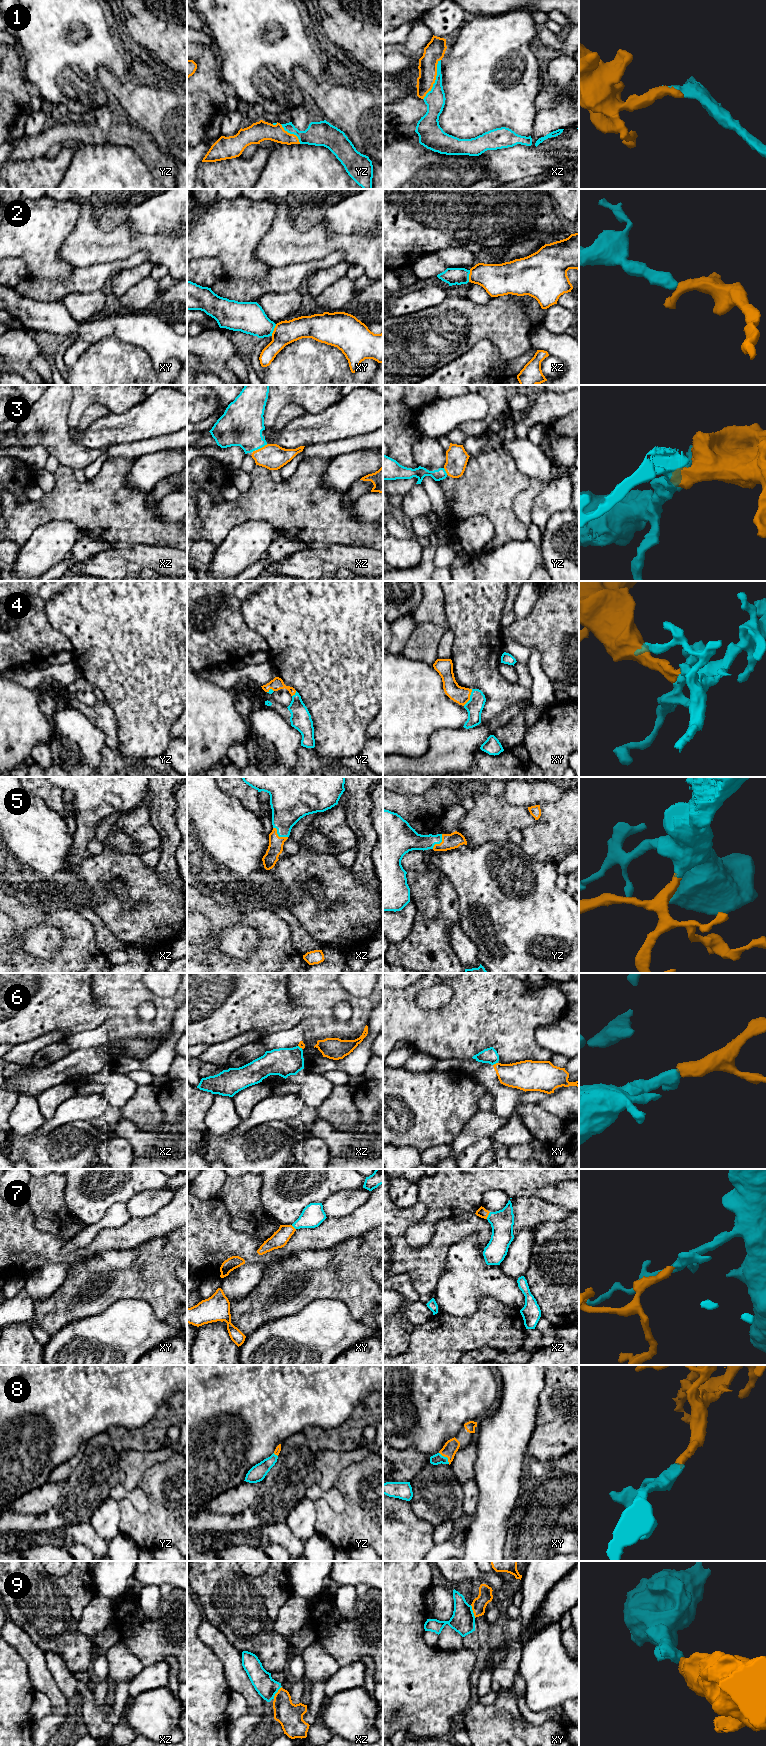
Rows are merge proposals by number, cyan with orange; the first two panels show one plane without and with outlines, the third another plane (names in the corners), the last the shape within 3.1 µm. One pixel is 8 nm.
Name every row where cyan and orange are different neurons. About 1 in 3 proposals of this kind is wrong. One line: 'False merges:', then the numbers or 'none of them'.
False merges: none of them

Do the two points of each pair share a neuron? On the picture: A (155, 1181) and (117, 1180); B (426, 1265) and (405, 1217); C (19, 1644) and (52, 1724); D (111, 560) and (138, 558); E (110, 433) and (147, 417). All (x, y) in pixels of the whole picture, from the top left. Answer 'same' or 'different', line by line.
A: same
B: same
C: same
D: same
E: same

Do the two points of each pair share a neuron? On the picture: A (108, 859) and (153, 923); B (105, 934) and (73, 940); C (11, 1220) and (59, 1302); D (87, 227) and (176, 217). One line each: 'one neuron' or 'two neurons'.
A: one neuron
B: two neurons
C: two neurons
D: two neurons

